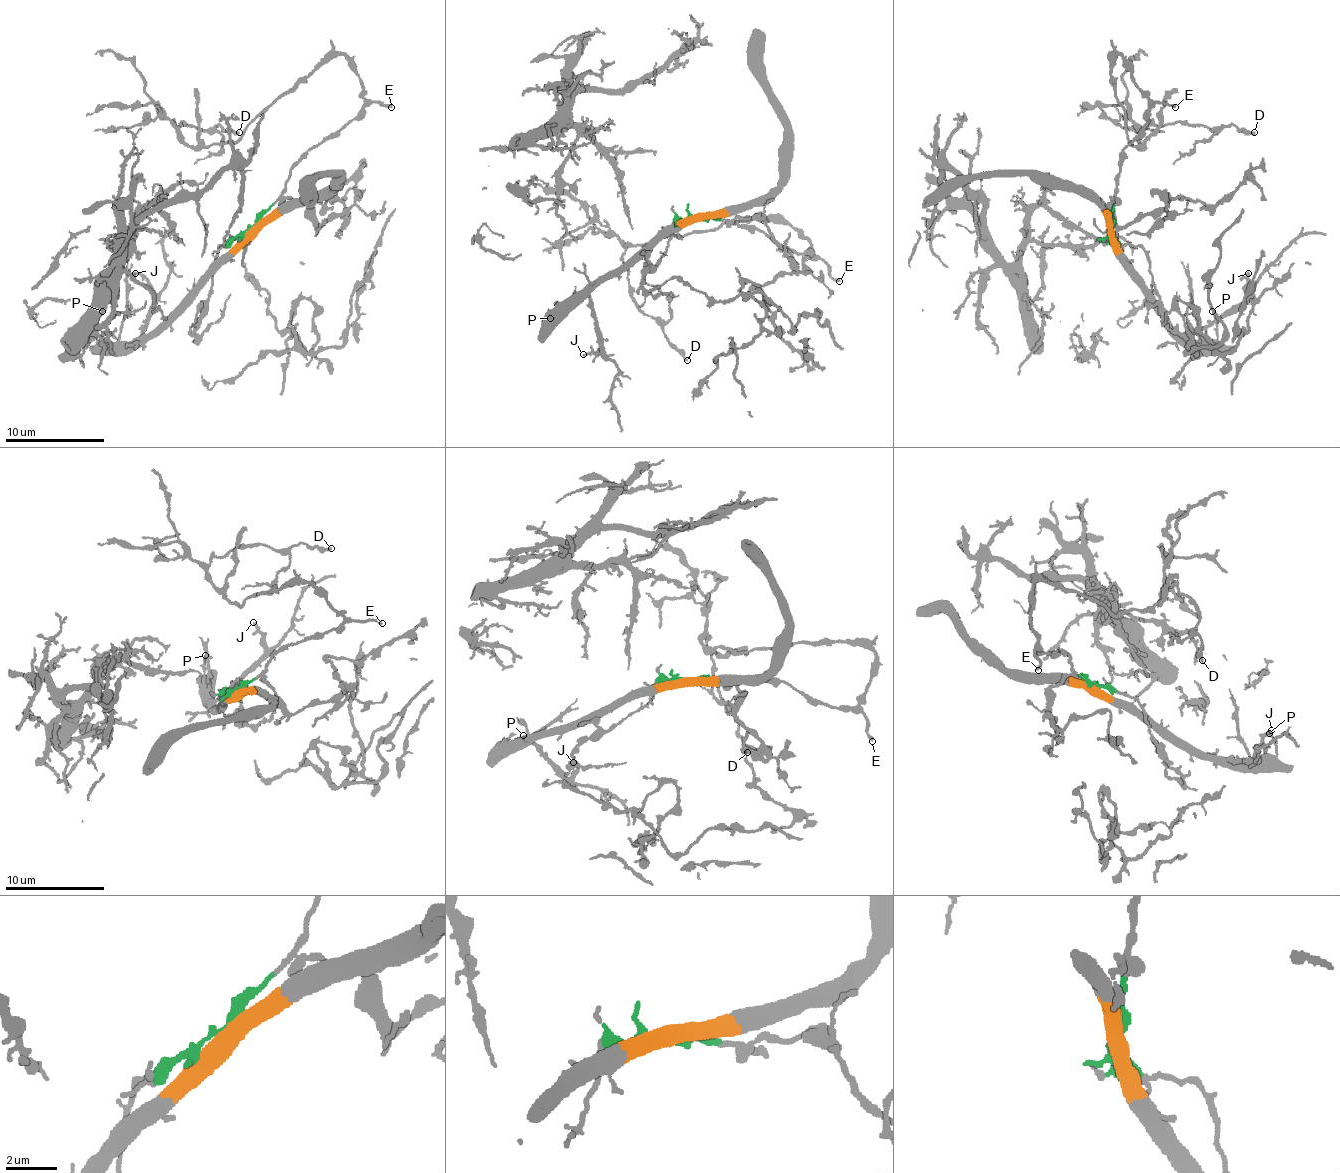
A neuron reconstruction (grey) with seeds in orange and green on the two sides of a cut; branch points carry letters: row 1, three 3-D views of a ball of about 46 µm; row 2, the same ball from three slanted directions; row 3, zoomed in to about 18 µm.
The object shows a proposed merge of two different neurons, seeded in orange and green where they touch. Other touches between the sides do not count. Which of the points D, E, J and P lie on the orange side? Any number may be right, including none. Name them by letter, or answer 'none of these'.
J, P

